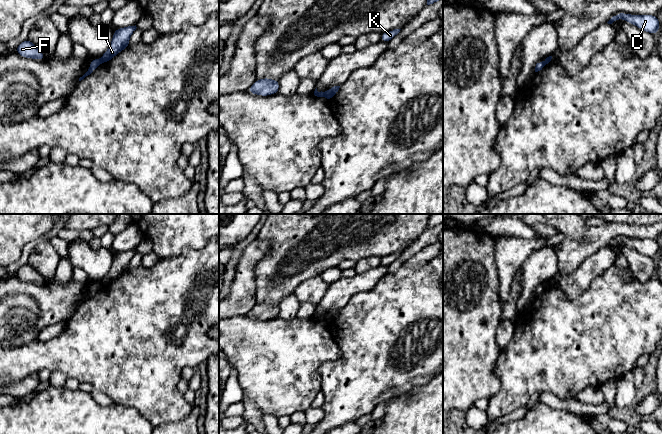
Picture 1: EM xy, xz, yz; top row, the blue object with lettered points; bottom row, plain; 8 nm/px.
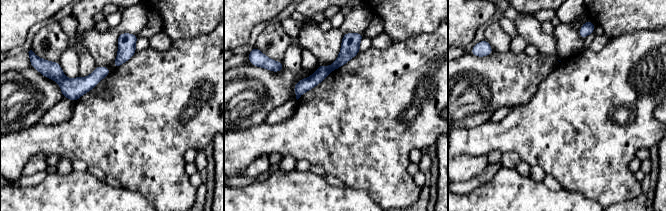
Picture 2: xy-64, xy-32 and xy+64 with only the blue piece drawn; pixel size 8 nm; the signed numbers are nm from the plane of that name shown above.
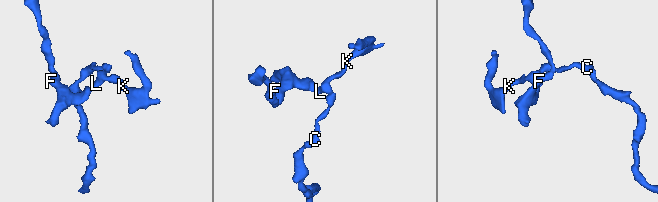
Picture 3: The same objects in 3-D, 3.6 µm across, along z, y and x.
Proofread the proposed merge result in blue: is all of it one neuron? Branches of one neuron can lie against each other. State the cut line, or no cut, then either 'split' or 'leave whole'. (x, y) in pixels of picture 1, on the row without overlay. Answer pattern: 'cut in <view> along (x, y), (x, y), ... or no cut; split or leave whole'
cut in xy along (99, 283), (102, 286); split

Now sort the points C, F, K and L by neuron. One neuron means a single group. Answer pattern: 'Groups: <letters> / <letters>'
Groups: C K L / F

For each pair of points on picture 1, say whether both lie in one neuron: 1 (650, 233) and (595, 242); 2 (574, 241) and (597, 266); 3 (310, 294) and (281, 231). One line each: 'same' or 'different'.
1: same
2: different
3: different

